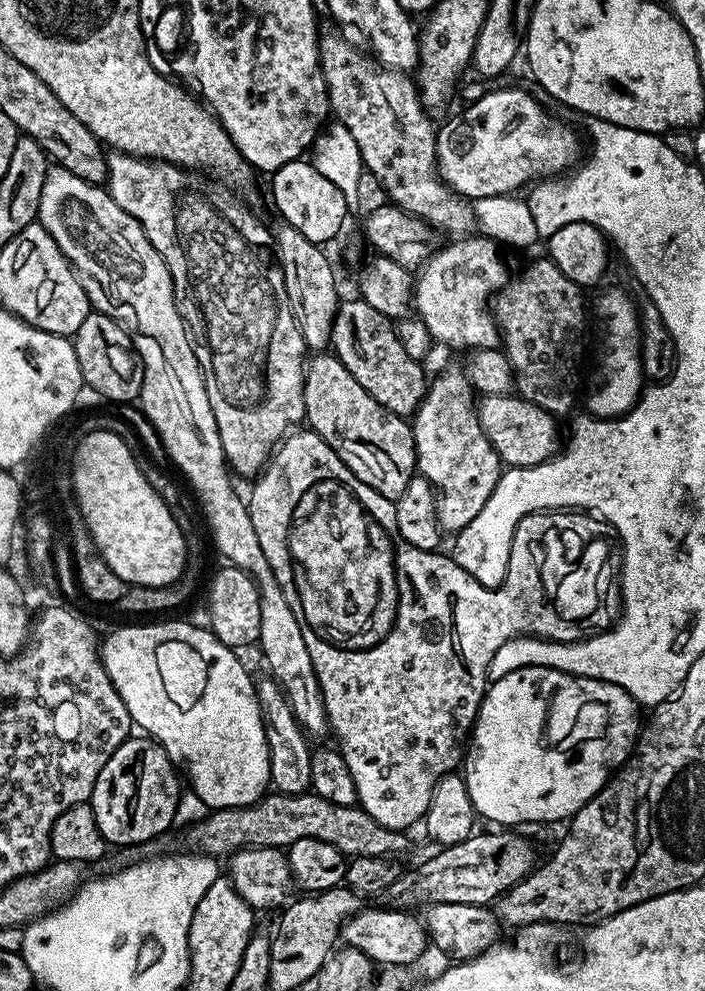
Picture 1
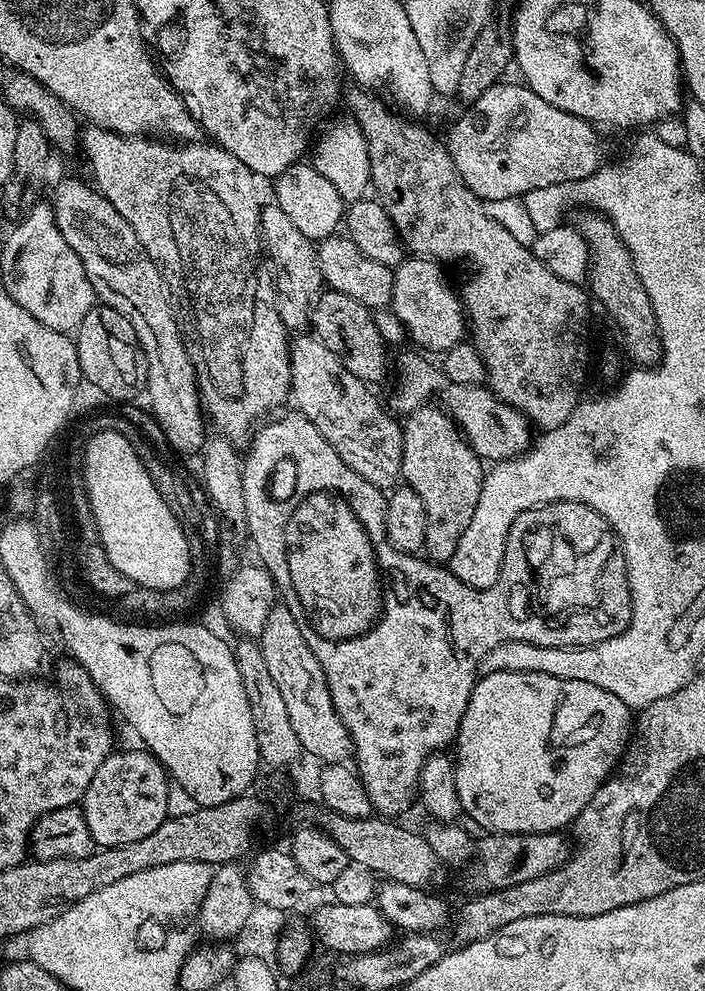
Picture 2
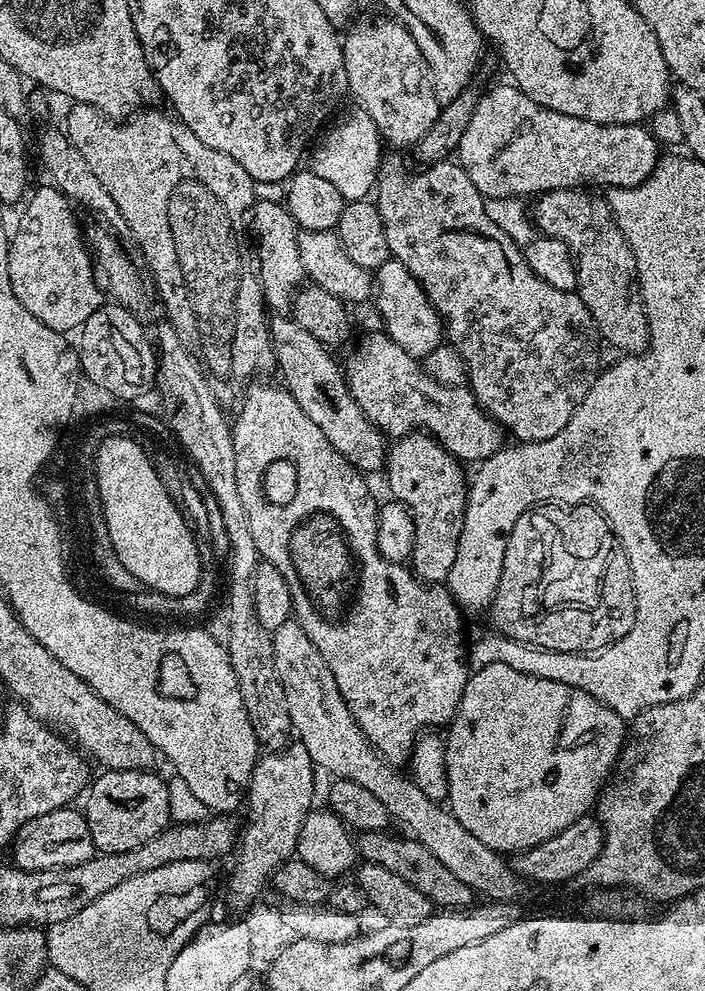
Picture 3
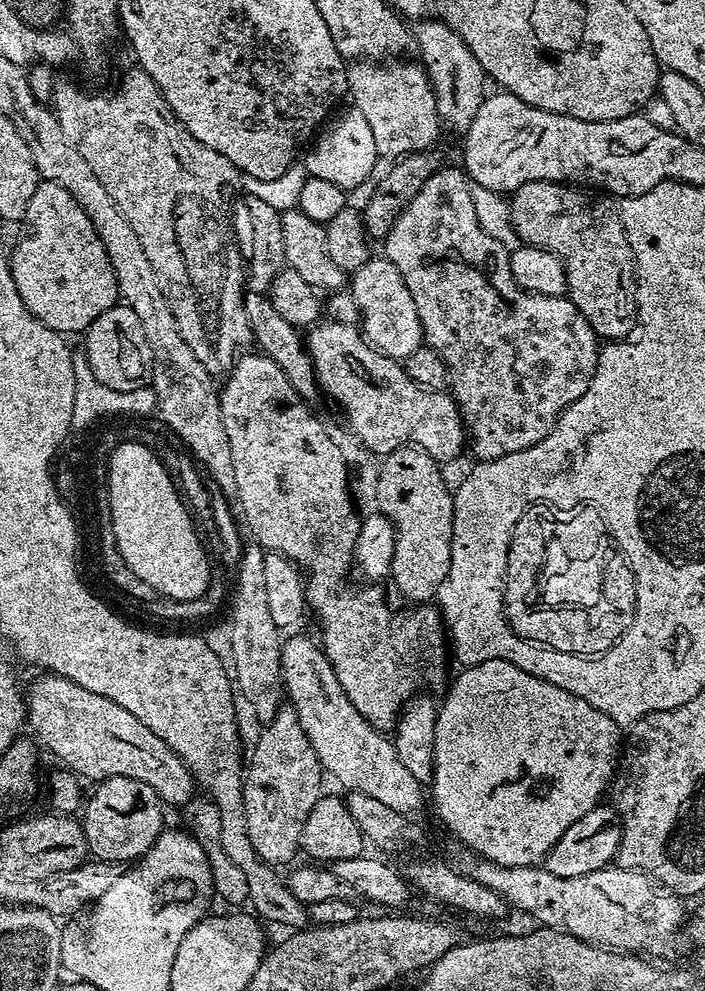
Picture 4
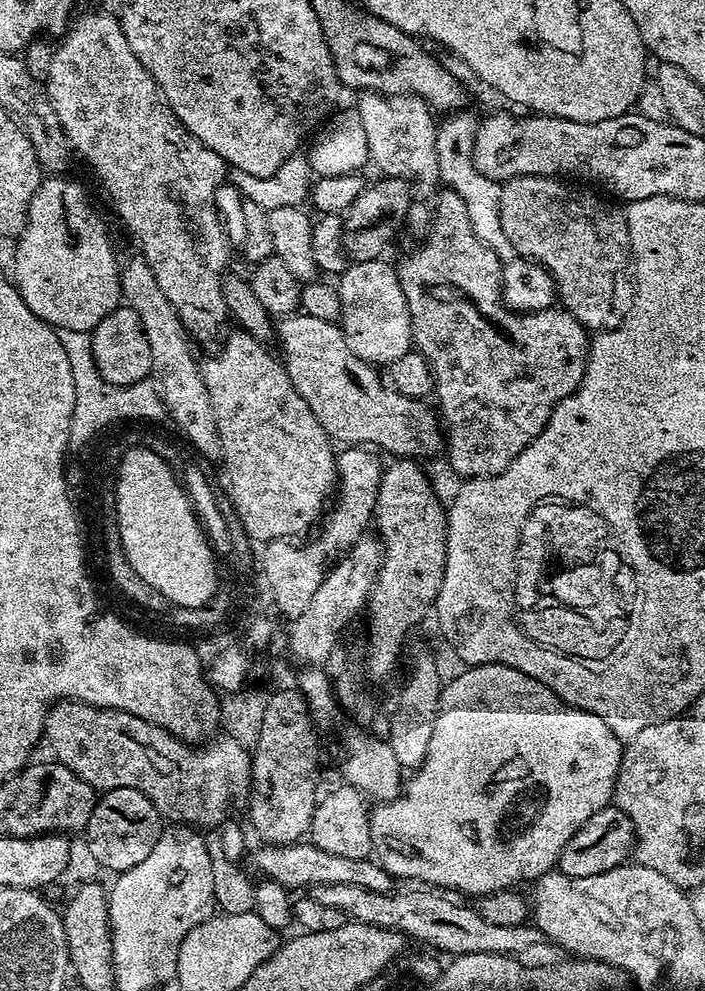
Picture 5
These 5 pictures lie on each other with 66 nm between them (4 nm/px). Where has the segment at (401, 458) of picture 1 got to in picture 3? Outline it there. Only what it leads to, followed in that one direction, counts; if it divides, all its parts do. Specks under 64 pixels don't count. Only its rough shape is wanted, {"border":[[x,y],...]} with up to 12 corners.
{"border":[[291,315],[268,321],[276,368],[326,440],[357,471],[388,444],[344,369]]}

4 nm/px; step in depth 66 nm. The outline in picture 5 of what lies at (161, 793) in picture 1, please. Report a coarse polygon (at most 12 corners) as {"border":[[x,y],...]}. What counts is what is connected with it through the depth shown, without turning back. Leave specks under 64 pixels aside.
{"border":[[146,794],[97,799],[88,852],[119,874],[150,855],[162,817]]}

